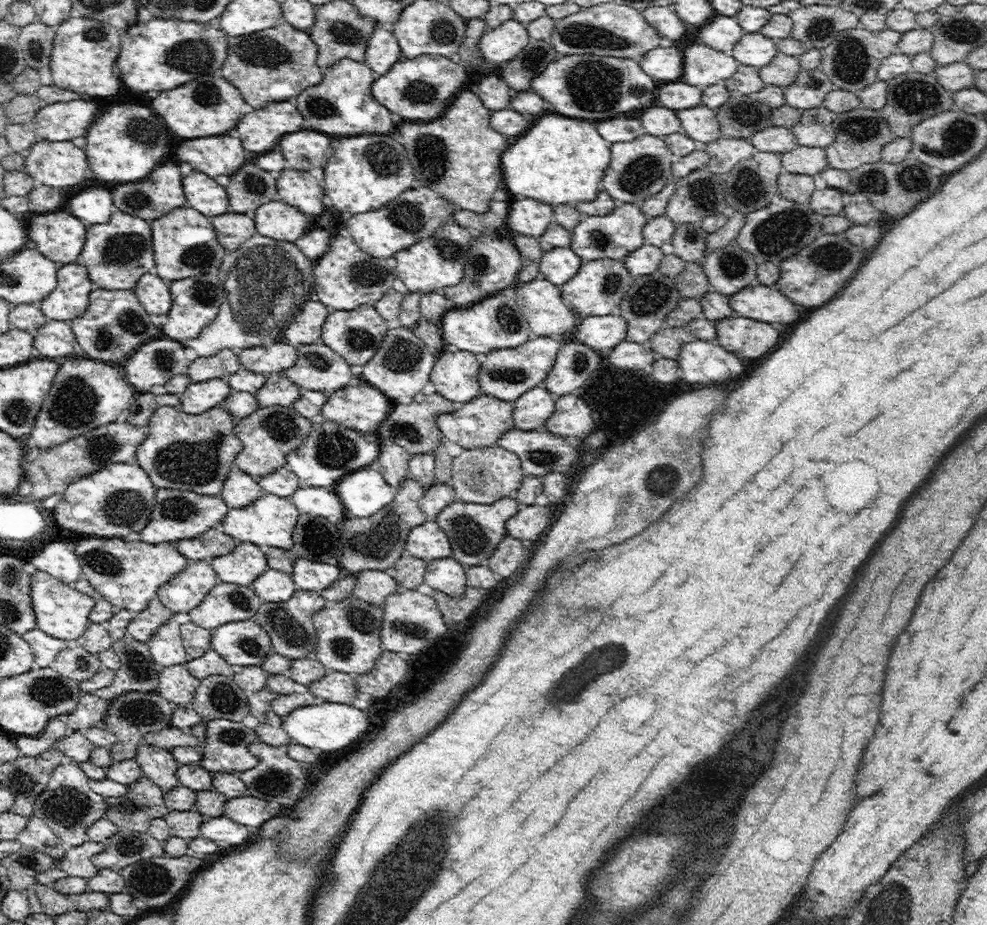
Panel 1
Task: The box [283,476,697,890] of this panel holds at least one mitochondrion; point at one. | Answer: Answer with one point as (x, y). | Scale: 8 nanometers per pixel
(573, 683)

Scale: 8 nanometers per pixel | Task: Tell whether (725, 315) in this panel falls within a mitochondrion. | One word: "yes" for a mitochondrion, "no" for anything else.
no

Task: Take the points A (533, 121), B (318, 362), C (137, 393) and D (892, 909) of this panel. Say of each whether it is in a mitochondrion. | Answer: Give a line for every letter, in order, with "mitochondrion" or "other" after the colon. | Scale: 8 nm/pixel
A: other
B: mitochondrion
C: other
D: mitochondrion

